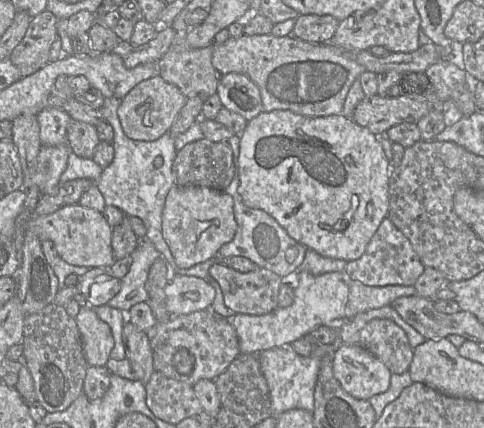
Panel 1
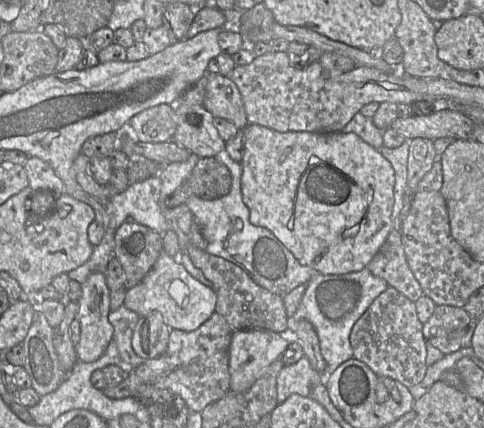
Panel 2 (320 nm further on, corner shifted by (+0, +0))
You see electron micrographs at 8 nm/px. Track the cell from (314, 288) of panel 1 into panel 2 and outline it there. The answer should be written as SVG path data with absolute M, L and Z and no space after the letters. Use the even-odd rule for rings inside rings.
M261 329L235 330L230 343L230 391L243 393L250 389L267 367L282 356L290 340L295 340L291 338L290 332L289 329L282 333Z

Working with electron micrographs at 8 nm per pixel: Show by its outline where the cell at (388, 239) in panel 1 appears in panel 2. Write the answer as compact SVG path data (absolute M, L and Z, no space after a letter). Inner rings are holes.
M394 228L366 268L413 302L424 294L406 260L400 231Z

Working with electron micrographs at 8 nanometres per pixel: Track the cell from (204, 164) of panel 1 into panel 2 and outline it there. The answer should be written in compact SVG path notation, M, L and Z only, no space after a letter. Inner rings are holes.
M215 157L200 158L182 184L166 199L167 207L184 204L190 196L214 200L227 195L232 177L229 169Z

